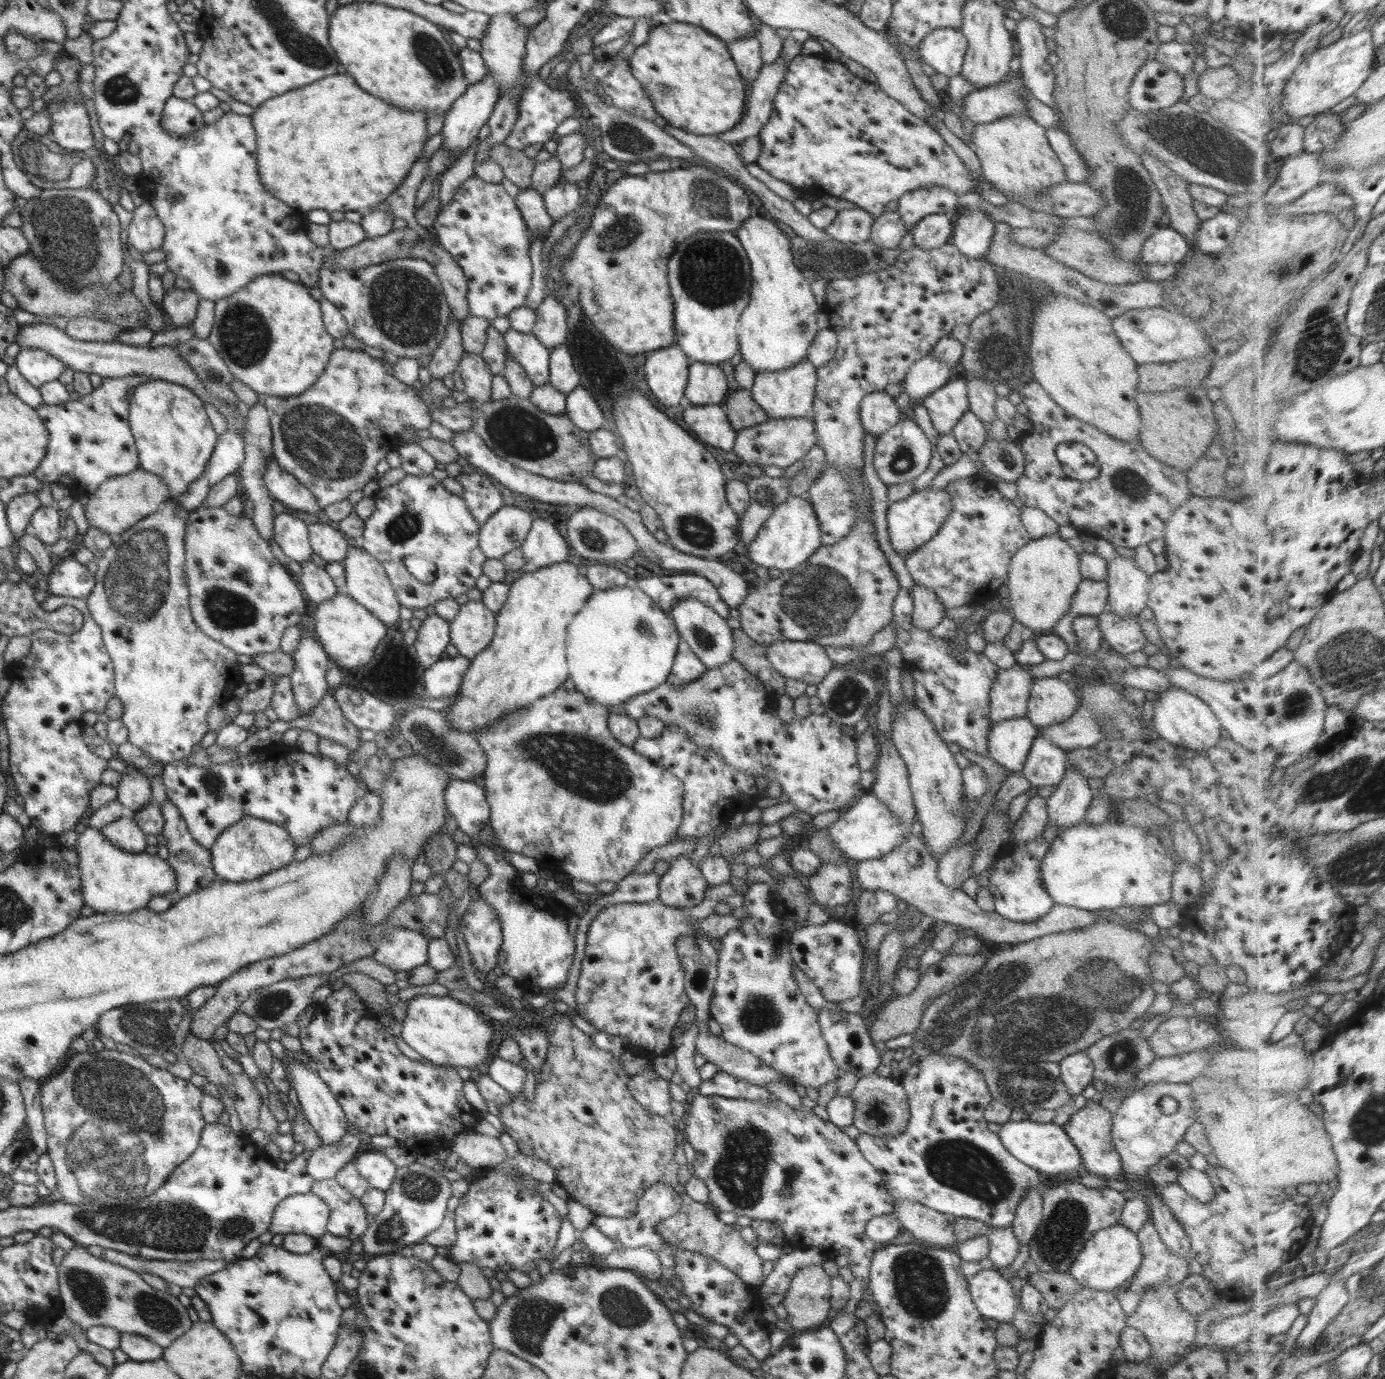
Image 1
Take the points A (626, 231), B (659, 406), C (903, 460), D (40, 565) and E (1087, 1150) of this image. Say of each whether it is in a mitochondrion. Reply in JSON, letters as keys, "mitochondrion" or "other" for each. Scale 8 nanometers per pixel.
{"A":"mitochondrion","B":"other","C":"mitochondrion","D":"other","E":"other"}

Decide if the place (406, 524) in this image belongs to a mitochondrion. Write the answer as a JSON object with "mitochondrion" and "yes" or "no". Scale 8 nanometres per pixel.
{"mitochondrion":"yes"}

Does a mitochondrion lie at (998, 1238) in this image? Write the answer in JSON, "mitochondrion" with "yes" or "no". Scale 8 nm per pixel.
{"mitochondrion":"no"}

